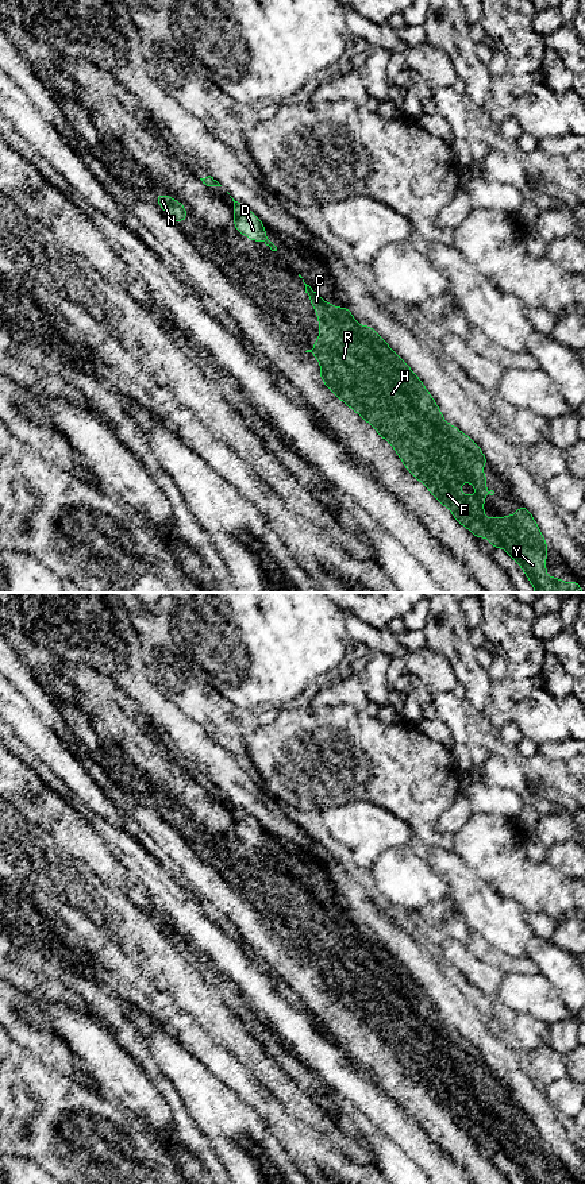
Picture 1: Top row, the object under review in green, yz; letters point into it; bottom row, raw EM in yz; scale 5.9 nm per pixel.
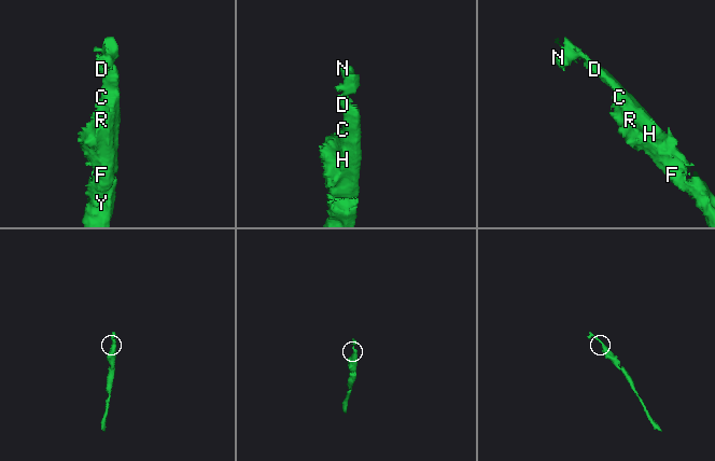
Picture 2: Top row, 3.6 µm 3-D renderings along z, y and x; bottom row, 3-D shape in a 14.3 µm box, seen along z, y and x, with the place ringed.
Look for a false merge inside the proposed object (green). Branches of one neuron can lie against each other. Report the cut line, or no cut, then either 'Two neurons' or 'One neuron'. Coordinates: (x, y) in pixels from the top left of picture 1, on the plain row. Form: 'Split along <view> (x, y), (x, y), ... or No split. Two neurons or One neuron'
No split. One neuron

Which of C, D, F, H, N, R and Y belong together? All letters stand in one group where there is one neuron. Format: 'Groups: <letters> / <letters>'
Groups: C D F H N R Y

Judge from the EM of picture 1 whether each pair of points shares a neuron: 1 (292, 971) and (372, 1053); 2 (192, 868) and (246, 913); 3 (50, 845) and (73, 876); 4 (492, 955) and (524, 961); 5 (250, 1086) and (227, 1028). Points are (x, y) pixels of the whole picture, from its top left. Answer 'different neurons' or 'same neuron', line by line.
1: same neuron
2: same neuron
3: different neurons
4: same neuron
5: same neuron

